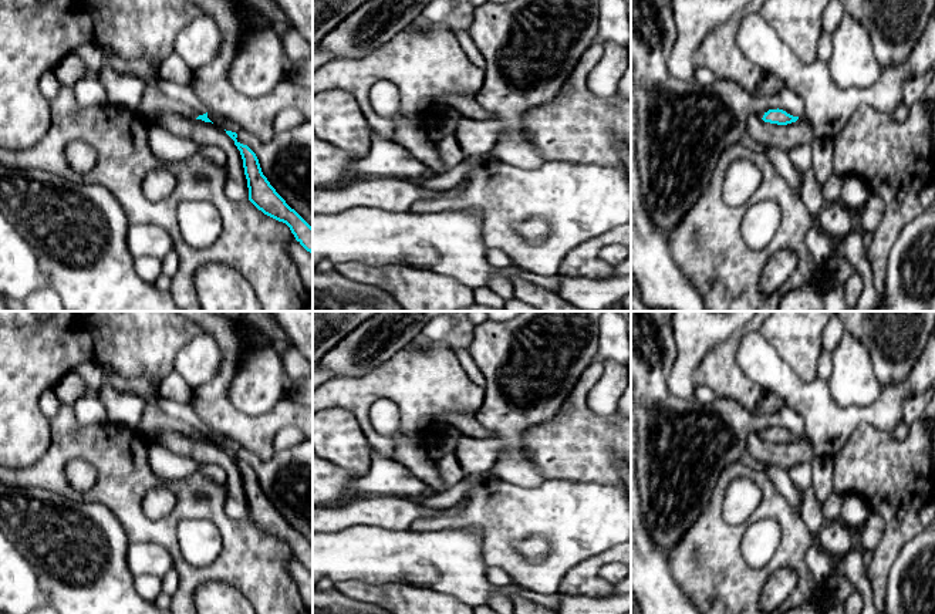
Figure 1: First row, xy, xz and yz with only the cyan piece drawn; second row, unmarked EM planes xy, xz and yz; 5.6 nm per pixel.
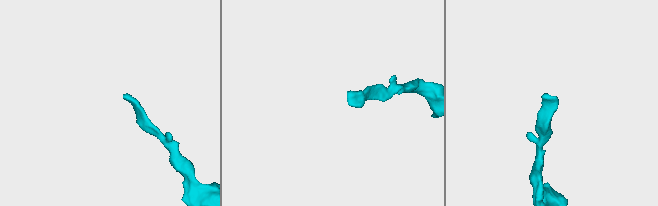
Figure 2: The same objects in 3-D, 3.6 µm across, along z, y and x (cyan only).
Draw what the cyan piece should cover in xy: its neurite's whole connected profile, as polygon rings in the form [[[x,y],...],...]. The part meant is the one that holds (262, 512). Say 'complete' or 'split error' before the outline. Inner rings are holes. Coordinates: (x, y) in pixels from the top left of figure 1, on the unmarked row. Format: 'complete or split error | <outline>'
complete | [[[226,449],[226,452],[240,469],[247,497],[249,519],[264,533],[286,542],[296,559],[313,573],[313,546],[270,503],[261,490],[256,472],[236,458],[236,451]]]

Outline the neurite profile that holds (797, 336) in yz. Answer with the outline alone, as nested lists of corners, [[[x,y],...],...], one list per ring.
[[[772,311],[759,334],[804,381],[818,377],[823,331],[836,311]]]

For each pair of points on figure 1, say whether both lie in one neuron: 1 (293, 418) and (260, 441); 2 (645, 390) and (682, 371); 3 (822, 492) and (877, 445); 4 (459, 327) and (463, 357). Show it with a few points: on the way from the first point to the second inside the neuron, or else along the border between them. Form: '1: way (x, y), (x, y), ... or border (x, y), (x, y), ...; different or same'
1: way (284, 418), (280, 418), (266, 432); same
2: border (675, 347), (668, 388), (691, 400); different
3: border (831, 458), (834, 491); different
4: border (466, 348), (455, 351); different

